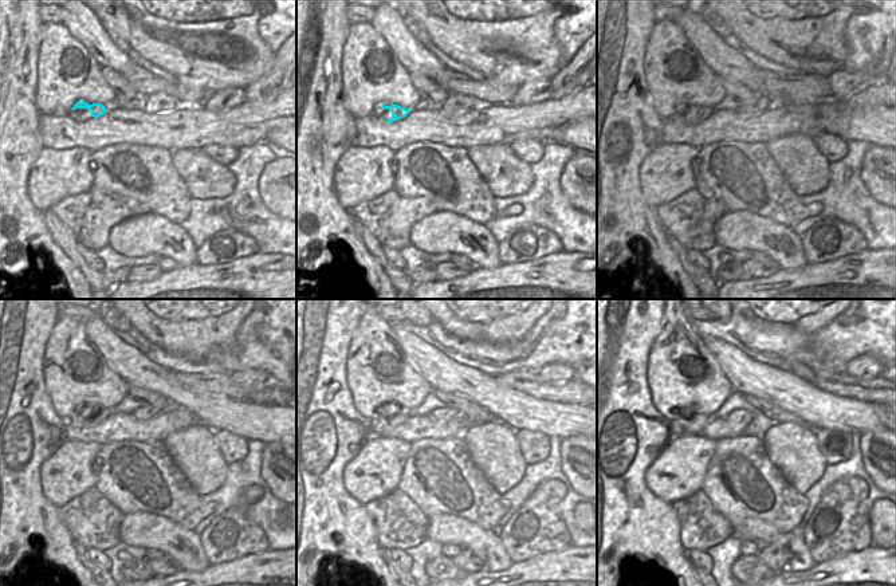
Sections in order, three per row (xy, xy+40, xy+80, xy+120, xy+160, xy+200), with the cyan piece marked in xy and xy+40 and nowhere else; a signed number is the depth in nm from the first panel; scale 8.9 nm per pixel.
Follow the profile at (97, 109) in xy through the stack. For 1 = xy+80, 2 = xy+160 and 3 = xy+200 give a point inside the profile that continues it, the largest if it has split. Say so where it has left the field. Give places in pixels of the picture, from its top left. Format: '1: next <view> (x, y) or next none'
1: next xy+80 (699, 114)
2: next xy+160 (380, 427)
3: next xy+200 (692, 427)

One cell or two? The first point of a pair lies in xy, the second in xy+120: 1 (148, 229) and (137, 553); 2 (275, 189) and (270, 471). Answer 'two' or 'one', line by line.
1: two
2: one

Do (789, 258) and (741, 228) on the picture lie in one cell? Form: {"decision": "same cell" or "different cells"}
{"decision": "same cell"}

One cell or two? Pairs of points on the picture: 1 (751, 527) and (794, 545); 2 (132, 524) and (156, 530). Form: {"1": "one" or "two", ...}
{"1": "one", "2": "one"}

